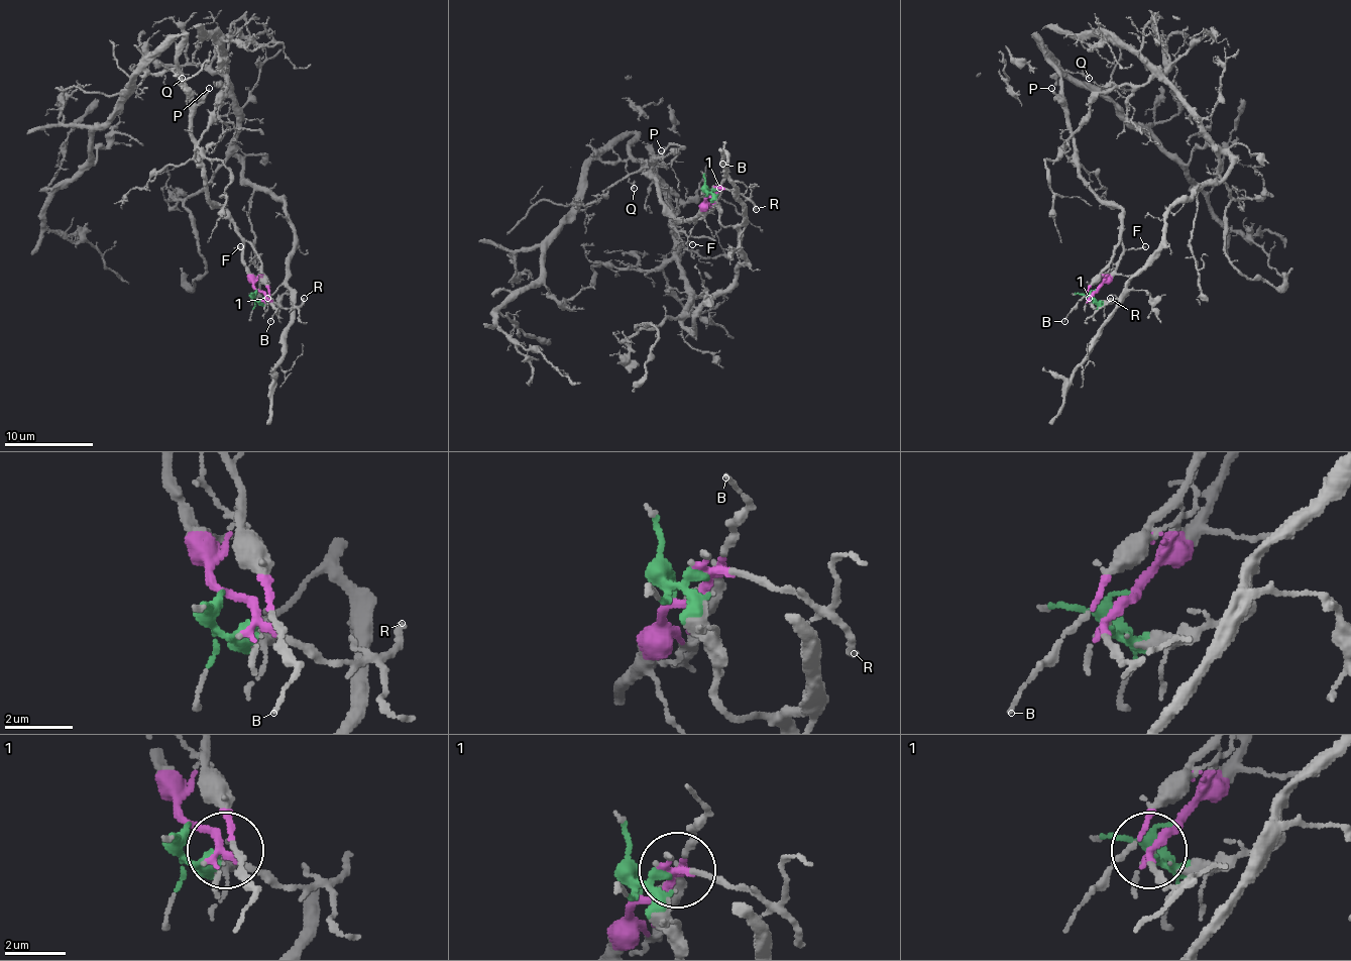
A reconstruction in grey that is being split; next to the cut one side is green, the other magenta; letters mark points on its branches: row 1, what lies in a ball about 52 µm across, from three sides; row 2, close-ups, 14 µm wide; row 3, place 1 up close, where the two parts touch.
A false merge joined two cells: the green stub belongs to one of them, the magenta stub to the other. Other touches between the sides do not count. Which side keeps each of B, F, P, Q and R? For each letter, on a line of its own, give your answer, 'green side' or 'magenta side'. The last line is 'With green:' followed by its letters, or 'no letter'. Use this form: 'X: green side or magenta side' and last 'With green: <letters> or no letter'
B: magenta side
F: magenta side
P: magenta side
Q: magenta side
R: magenta side
With green: no letter

